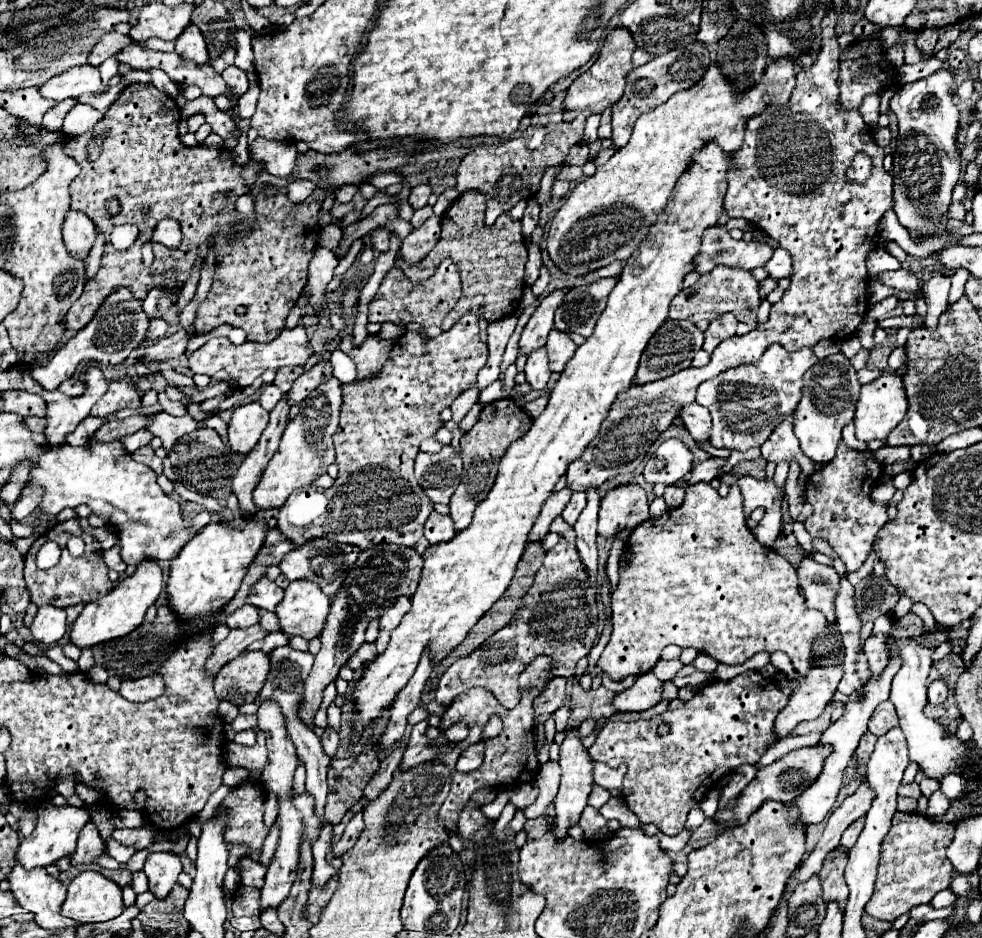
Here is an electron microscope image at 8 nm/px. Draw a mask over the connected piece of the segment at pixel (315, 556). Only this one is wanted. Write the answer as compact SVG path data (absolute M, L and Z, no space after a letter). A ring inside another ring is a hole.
M316 538L316 540L310 540L308 544L302 544L302 546L294 548L292 552L288 552L284 556L280 568L282 568L282 574L286 576L288 582L292 582L292 580L312 580L314 584L320 586L320 590L326 596L332 598L340 590L340 584L344 584L344 576L356 564L358 554L360 554L360 550L356 546L340 546L332 540Z

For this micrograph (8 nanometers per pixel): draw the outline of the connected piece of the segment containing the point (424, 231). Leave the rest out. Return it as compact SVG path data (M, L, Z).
M430 216L420 228L414 228L404 240L400 254L408 262L420 262L440 240L440 216Z

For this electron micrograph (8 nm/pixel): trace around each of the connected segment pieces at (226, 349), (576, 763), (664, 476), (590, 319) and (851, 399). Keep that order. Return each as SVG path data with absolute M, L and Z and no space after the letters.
M296 326L294 330L284 328L282 334L268 344L244 342L240 346L234 346L228 338L212 338L188 358L188 368L194 374L206 374L212 380L218 380L218 382L224 380L236 388L244 388L244 386L250 386L258 376L262 376L264 370L270 370L270 368L278 370L284 366L304 366L312 354L314 352L308 348L306 330L302 326Z
M572 728L566 732L566 740L560 746L560 768L562 768L562 780L560 780L560 790L556 796L556 824L554 824L554 834L558 840L562 840L568 832L570 826L578 824L582 810L586 808L588 796L592 792L594 780L592 780L592 770L594 770L594 760L588 754L588 748L584 748L578 728Z
M666 440L658 446L658 450L648 458L646 466L644 466L644 480L648 484L676 484L678 480L682 480L690 468L694 466L694 456L692 452L686 448L686 444L682 440Z
M600 278L592 284L566 292L562 304L556 310L556 330L576 332L584 338L592 336L596 320L604 312L608 294L614 286L616 278Z
M842 354L820 360L804 374L804 396L796 408L794 432L800 440L802 452L818 464L826 464L834 458L836 446L842 438L842 428L854 418L854 408L860 392L856 370Z

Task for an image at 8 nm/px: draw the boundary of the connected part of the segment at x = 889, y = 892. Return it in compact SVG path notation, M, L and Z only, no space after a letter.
M896 812L890 832L882 842L876 892L866 906L866 912L878 920L894 922L918 904L930 904L936 892L946 890L952 882L952 864L946 858L946 848L954 840L954 822L928 820L922 814Z

